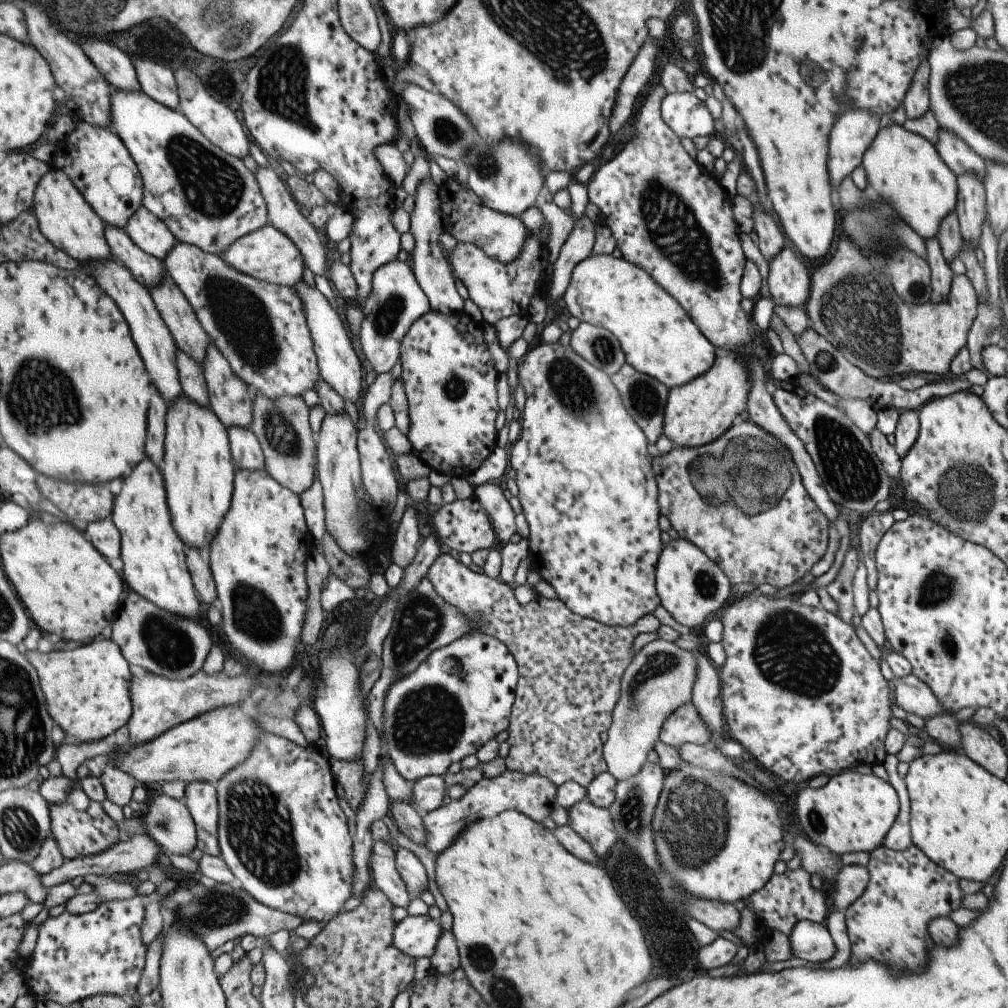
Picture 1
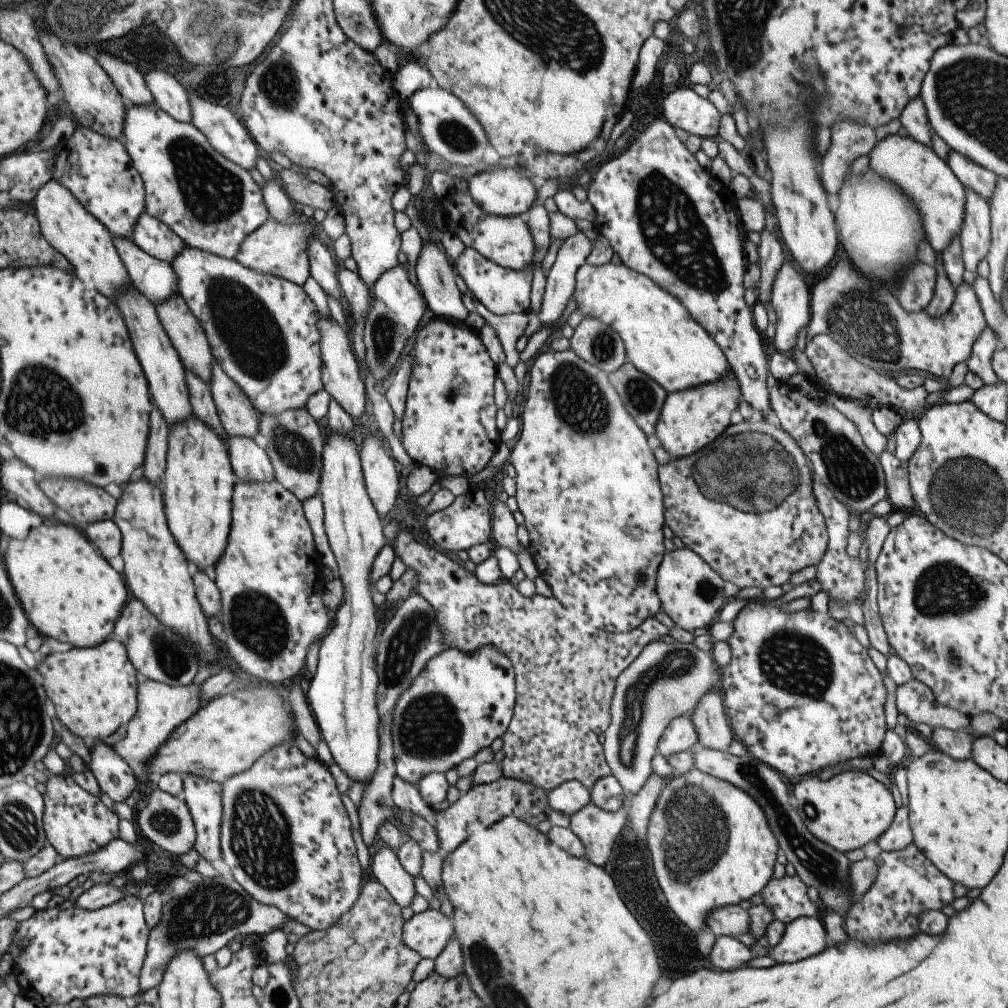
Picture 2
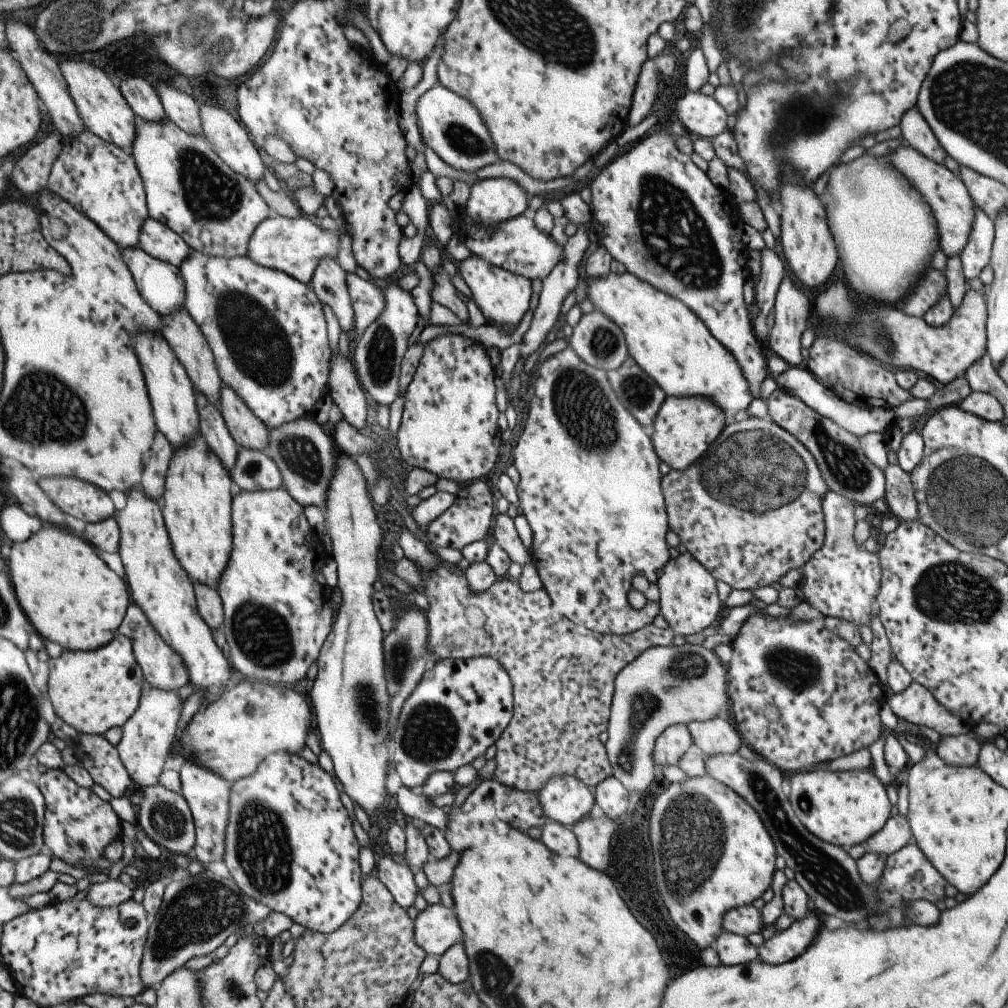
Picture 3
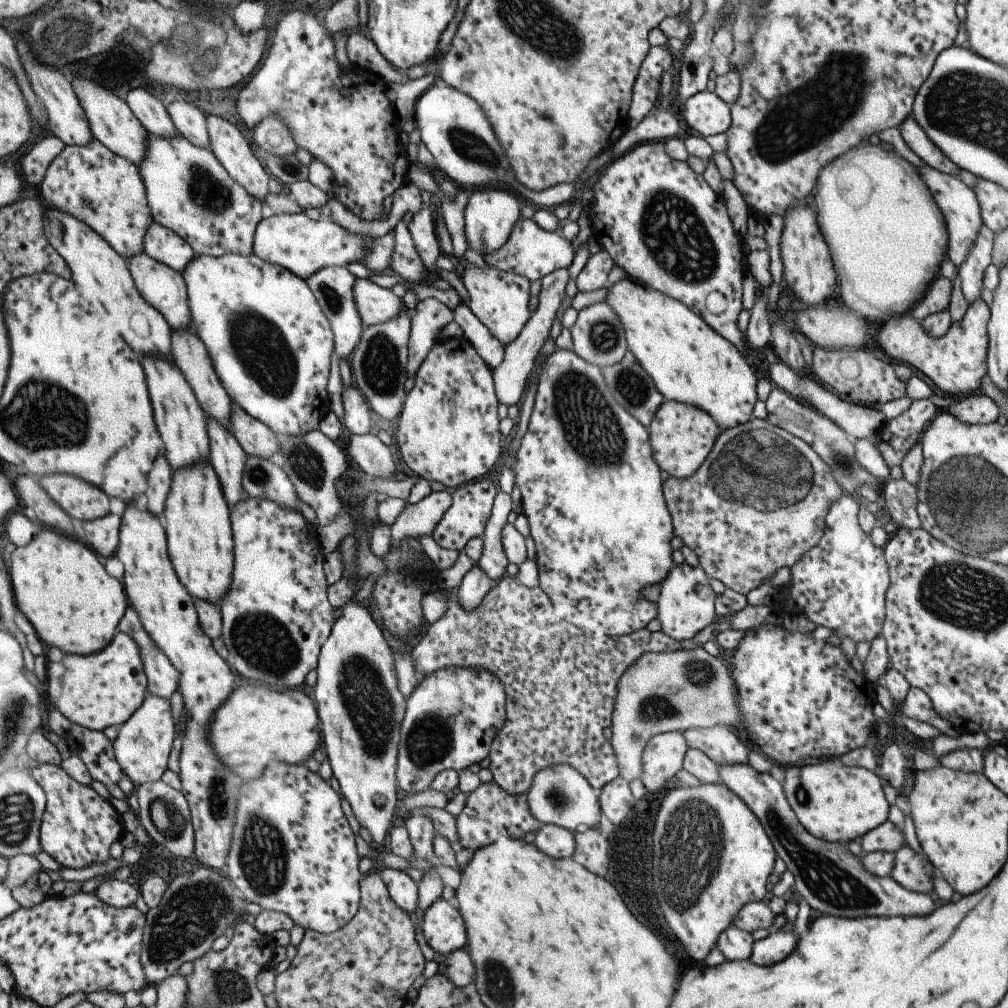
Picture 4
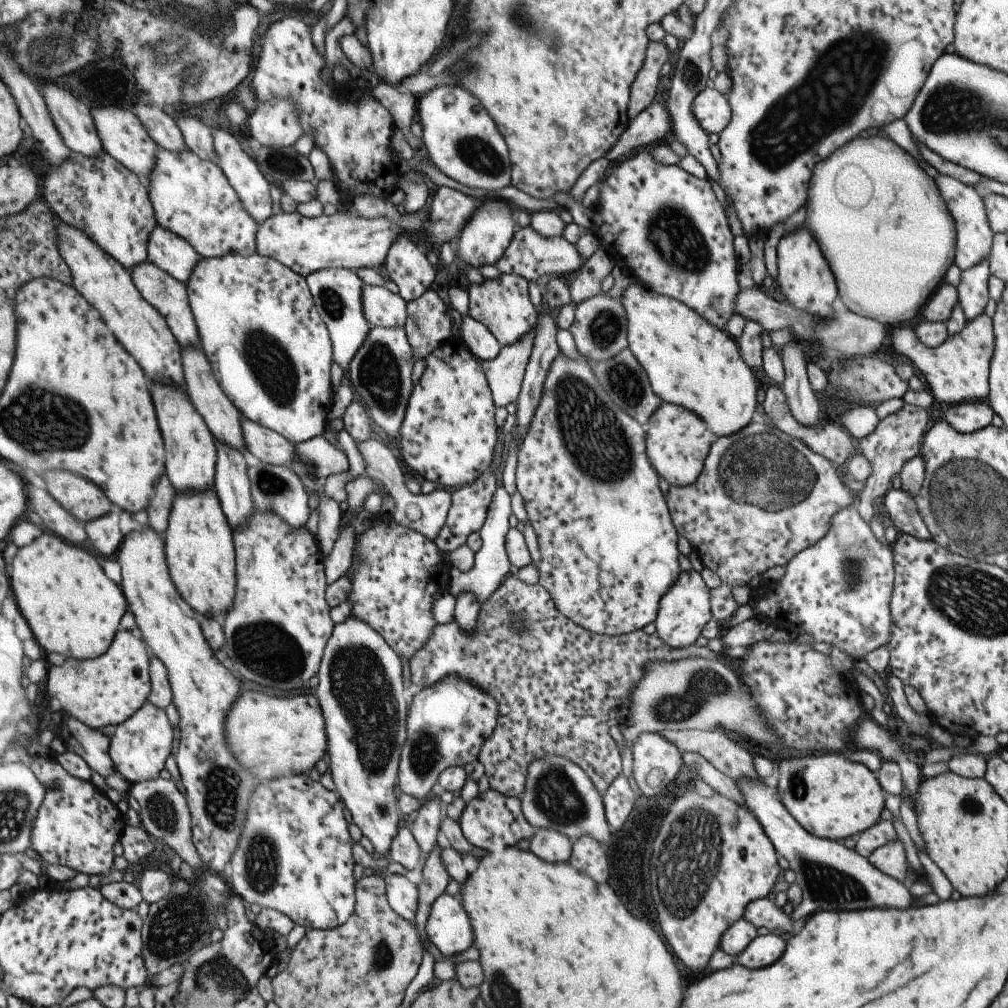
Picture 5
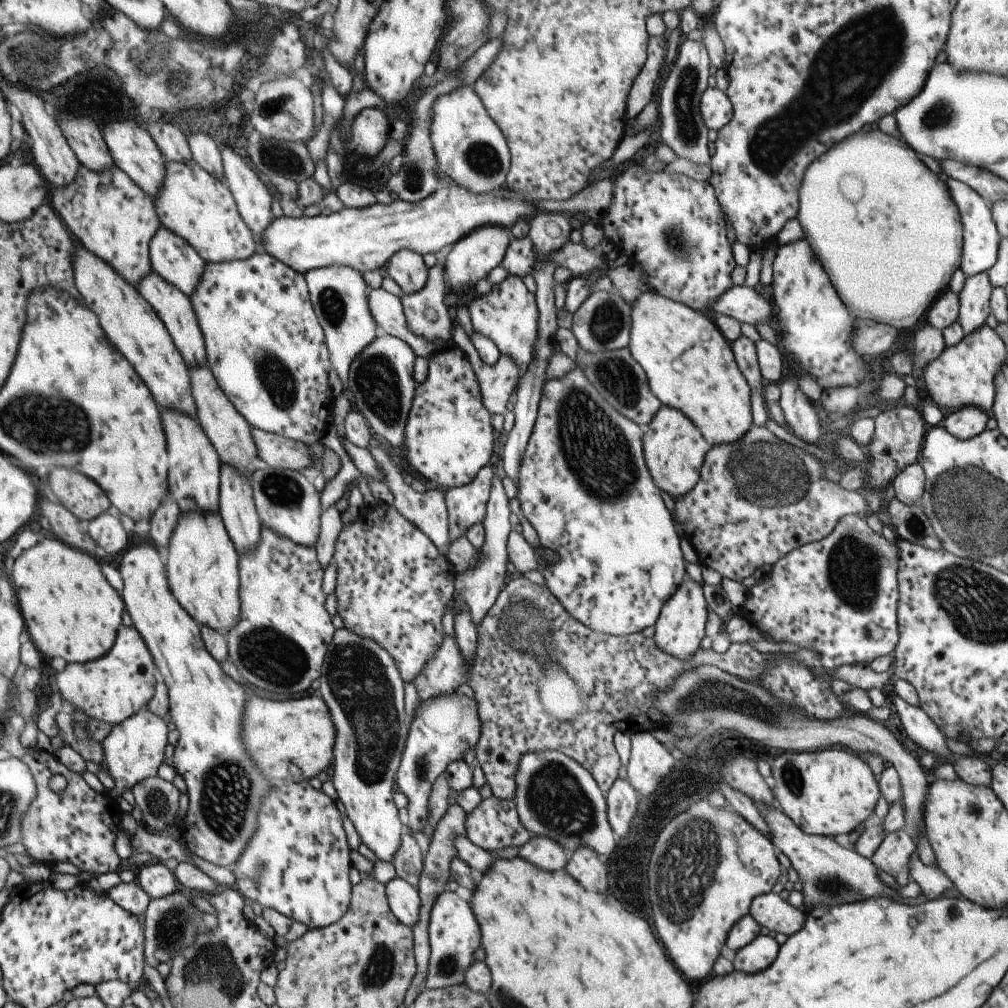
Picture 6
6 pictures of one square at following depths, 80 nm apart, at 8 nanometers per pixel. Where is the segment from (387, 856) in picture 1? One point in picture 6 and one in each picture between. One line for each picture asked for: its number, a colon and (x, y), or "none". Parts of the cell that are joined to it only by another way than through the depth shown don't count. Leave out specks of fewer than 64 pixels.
2: (385, 867)
3: (397, 878)
4: (402, 889)
5: (402, 896)
6: (402, 899)

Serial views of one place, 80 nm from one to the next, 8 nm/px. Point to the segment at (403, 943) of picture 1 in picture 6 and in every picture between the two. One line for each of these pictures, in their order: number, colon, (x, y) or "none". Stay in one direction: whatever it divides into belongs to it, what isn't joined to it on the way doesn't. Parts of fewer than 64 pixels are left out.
2: (426, 933)
3: (434, 929)
4: (443, 929)
5: (448, 928)
6: (453, 933)

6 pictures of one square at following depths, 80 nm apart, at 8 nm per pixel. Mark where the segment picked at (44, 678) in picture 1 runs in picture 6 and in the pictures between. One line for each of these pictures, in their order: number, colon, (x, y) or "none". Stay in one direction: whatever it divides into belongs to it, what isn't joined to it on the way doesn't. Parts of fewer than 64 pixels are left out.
2: (94, 690)
3: (93, 691)
4: (104, 689)
5: (108, 690)
6: (113, 688)

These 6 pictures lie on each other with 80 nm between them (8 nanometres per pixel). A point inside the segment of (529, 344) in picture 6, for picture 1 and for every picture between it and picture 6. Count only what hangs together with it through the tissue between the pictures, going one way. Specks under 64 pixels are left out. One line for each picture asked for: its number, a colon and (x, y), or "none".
1: (500, 290)
2: (502, 291)
3: (502, 297)
4: (498, 300)
5: (501, 304)

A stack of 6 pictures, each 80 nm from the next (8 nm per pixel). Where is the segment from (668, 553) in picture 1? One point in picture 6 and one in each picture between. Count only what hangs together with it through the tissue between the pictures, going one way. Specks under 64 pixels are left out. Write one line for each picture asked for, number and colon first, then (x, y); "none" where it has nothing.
2: (689, 590)
3: (687, 600)
4: (685, 604)
5: (683, 610)
6: (680, 625)

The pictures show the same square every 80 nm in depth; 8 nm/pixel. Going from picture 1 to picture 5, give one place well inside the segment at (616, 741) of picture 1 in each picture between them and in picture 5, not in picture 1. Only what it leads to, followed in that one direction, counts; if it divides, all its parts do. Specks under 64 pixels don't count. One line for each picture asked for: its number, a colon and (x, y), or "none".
2: (667, 679)
3: (663, 686)
4: (669, 691)
5: (697, 693)

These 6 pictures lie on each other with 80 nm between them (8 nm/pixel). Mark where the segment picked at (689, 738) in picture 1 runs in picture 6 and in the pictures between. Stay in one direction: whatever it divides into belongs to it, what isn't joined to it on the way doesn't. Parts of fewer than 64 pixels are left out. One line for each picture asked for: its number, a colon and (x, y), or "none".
2: (679, 734)
3: (668, 747)
4: (663, 754)
5: (655, 760)
6: (649, 760)

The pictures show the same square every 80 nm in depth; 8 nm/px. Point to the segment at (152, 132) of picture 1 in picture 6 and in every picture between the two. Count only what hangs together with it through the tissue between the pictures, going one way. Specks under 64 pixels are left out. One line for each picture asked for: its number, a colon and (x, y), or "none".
2: (213, 203)
3: (190, 188)
4: (189, 190)
5: (192, 196)
6: (196, 204)

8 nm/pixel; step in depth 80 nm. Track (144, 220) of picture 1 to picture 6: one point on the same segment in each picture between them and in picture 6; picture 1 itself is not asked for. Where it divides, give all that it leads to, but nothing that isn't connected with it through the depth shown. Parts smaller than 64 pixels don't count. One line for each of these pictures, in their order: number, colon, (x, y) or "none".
2: (153, 236)
3: (161, 241)
4: (163, 244)
5: (173, 253)
6: (175, 259)

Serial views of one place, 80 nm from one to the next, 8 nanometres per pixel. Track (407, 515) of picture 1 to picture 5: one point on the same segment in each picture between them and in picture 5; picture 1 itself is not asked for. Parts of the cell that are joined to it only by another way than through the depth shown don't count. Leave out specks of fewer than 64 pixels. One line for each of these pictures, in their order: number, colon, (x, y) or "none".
2: (565, 669)
3: (562, 675)
4: (559, 682)
5: (544, 709)

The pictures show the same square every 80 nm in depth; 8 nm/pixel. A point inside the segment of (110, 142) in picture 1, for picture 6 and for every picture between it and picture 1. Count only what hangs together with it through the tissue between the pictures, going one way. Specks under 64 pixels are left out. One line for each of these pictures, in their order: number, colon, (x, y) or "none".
2: (99, 169)
3: (101, 179)
4: (92, 182)
5: (100, 195)
6: (107, 211)

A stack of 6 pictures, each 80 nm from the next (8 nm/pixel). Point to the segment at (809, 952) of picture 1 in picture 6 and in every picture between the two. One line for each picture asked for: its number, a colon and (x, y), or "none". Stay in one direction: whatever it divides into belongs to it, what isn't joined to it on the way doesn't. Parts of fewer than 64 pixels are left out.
2: (805, 936)
3: (791, 942)
4: (773, 948)
5: (764, 950)
6: (761, 951)

